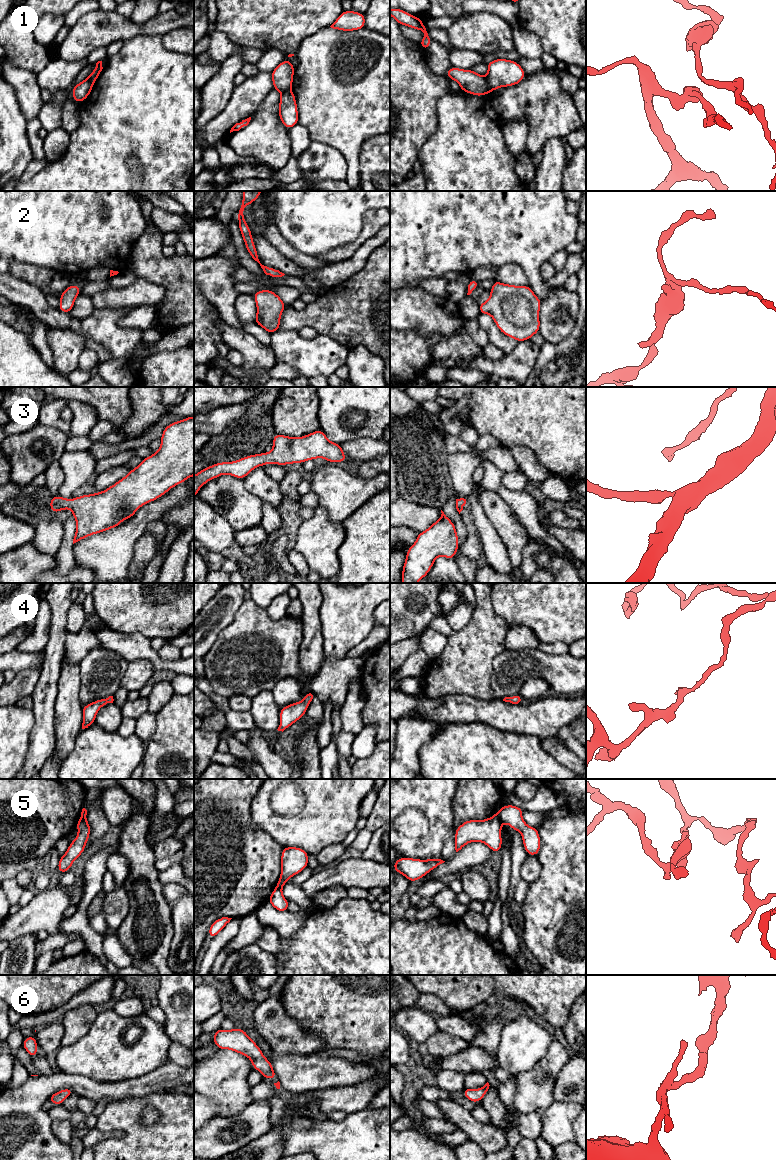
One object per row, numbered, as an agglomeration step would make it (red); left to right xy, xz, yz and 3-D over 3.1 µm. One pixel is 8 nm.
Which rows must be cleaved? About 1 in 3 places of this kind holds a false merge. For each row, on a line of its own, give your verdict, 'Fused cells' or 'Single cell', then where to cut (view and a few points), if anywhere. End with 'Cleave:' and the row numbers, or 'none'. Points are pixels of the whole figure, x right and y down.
1: Fused cells. Split along yz (484, 77), (492, 90)
2: Single cell. No split
3: Single cell. No split
4: Single cell. No split
5: Fused cells. Split along yz (496, 814), (501, 822)
6: Single cell. No split
Cleave: 1, 5

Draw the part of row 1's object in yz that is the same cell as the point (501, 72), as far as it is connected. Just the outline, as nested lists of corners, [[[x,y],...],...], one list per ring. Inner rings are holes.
[[[494,59],[487,64],[487,69],[485,79],[492,91],[501,87],[517,85],[526,75],[516,61],[508,59]]]

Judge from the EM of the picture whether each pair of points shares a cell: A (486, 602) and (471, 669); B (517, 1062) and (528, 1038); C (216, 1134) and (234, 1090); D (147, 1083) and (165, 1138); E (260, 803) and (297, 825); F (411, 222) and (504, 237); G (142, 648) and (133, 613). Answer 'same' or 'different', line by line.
A: same
B: same
C: different
D: different
E: same
F: same
G: different

